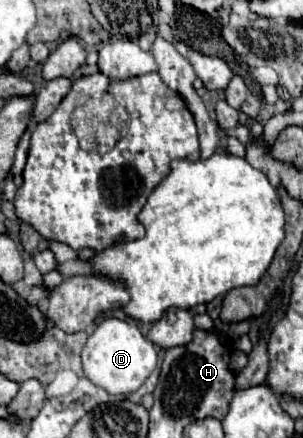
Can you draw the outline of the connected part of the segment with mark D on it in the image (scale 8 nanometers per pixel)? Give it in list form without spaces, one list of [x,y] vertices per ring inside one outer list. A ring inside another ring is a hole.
[[[106,319],[92,331],[82,347],[84,375],[112,395],[128,395],[136,391],[157,368],[157,353],[158,347],[148,341],[136,325],[122,319]]]

